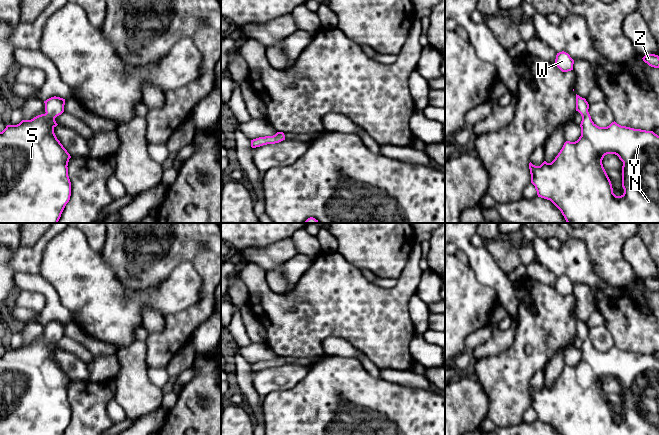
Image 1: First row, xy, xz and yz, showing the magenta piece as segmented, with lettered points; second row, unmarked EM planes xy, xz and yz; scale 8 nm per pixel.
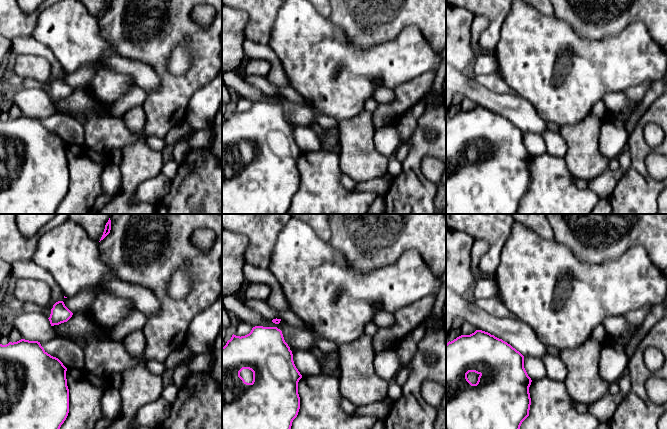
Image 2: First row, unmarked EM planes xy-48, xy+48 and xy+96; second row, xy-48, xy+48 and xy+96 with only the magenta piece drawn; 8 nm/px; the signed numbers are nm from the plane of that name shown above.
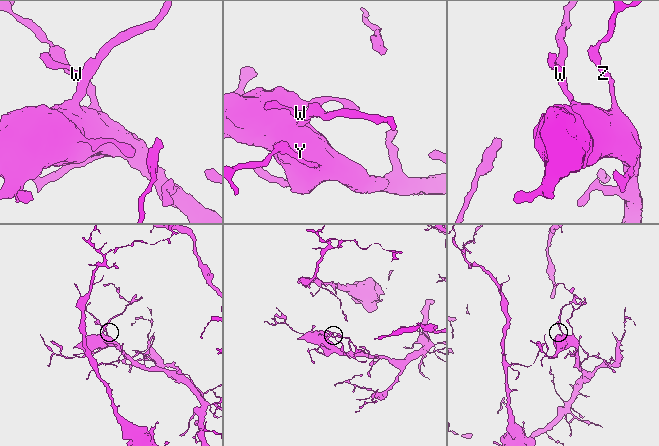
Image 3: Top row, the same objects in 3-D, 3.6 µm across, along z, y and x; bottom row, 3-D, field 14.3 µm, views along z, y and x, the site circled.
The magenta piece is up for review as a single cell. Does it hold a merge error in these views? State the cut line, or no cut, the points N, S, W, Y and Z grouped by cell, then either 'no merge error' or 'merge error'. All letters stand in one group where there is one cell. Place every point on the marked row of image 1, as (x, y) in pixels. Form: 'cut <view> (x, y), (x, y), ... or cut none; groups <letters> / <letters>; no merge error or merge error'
cut none; groups N S W Y Z; no merge error

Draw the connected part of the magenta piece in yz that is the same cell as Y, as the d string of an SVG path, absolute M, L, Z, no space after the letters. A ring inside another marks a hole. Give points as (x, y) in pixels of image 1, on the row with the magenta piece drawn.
M576 94L576 111L582 116L581 136L575 142L566 141L551 163L544 161L540 166L535 166L529 163L531 174L531 183L535 186L538 197L550 200L562 213L567 223L659 223L659 136L653 131L634 129L626 126L621 126L615 121L607 127L597 126L591 119L588 112L589 104L585 98ZM607 154L615 154L623 162L622 166L622 187L624 193L621 196L616 196L613 193L611 181L603 167L602 160Z

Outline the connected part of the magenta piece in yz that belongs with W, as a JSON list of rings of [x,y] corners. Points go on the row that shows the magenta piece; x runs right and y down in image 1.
[[[564,51],[557,53],[555,64],[562,72],[573,70],[574,60]]]

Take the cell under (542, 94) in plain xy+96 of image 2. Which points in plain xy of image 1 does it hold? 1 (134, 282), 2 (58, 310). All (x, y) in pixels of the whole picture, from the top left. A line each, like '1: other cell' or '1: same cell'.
1: other cell
2: other cell

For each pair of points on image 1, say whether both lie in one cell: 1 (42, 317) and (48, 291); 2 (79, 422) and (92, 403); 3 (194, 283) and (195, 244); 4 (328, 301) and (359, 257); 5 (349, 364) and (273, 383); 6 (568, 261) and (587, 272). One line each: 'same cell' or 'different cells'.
1: same cell
2: same cell
3: different cells
4: different cells
5: different cells
6: same cell

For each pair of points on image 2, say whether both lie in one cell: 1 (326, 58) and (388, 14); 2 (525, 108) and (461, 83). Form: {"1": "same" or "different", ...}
{"1": "different", "2": "same"}

